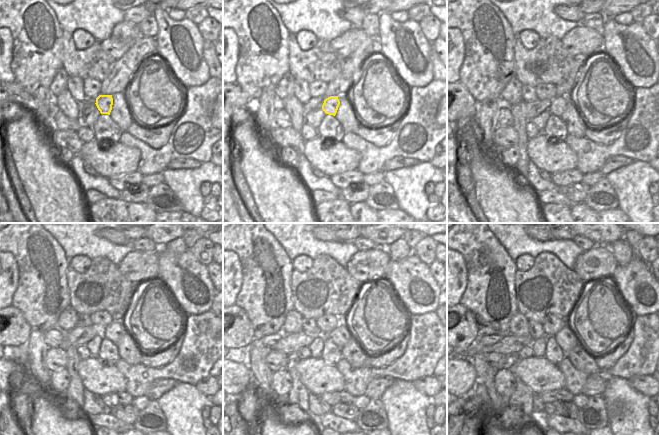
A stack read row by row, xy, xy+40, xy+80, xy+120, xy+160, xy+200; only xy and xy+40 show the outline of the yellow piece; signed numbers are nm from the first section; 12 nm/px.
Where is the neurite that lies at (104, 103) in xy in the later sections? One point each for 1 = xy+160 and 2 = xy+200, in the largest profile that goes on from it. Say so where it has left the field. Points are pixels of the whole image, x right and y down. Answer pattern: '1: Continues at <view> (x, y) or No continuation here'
1: Continues at xy+160 (341, 329)
2: Continues at xy+200 (565, 330)

